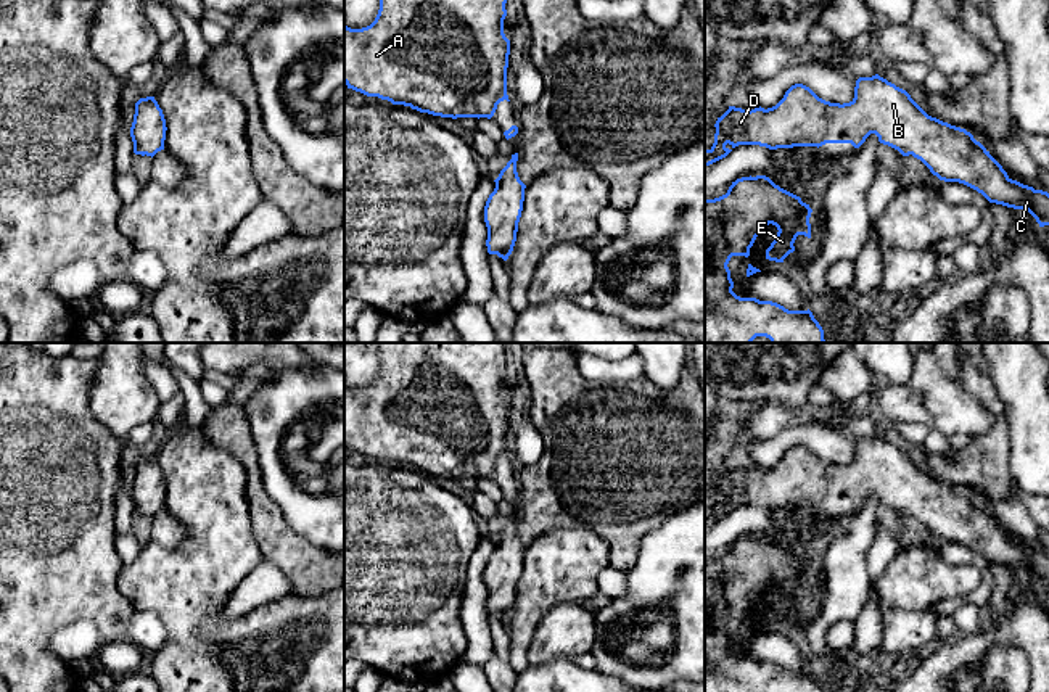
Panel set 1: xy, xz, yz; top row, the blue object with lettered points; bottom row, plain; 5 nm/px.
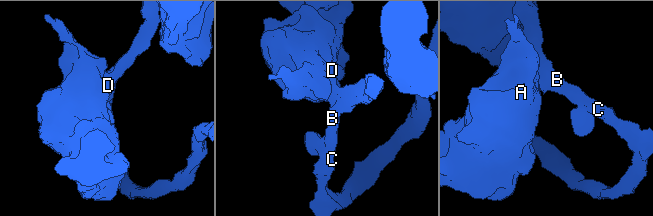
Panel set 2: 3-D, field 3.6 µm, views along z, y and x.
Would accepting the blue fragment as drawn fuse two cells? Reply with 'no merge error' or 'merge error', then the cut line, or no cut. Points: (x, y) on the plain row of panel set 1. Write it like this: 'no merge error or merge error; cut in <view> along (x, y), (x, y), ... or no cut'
no merge error; no cut

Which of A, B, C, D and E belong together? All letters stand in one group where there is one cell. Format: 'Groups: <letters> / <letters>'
Groups: A B C D E

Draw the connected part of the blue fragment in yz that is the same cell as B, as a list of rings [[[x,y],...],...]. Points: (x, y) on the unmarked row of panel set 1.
[[[859,438],[849,463],[830,463],[803,444],[792,446],[772,468],[742,470],[729,467],[718,478],[714,504],[705,510],[705,526],[726,518],[738,505],[759,505],[769,510],[793,507],[822,507],[851,504],[859,509],[870,494],[903,517],[920,520],[933,536],[944,542],[964,544],[981,554],[989,563],[1028,571],[1039,587],[1049,586],[1049,554],[1012,541],[989,512],[965,489],[928,476],[911,455],[880,438]]]

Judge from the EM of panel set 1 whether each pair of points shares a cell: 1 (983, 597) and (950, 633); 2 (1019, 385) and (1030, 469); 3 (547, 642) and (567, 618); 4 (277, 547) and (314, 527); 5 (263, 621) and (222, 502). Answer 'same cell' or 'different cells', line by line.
1: different cells
2: same cell
3: same cell
4: different cells
5: same cell

